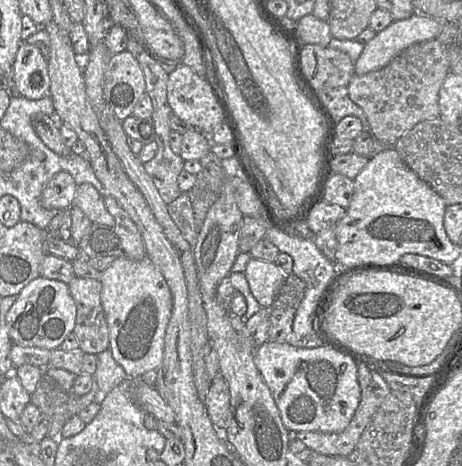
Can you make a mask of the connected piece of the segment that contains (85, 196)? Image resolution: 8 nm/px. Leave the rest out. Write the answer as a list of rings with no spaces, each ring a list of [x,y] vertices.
[[[90,183],[77,185],[73,205],[79,207],[91,222],[114,224],[113,216],[105,207],[103,195]]]

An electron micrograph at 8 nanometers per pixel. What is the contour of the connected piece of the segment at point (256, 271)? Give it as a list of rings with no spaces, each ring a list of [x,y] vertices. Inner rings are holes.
[[[251,258],[244,271],[251,293],[261,307],[269,307],[284,283],[286,277],[274,263]]]

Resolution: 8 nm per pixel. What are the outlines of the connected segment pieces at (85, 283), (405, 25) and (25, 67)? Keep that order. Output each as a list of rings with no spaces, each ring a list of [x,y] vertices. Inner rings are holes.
[[[76,276],[67,285],[76,304],[72,333],[83,353],[97,355],[109,348],[109,330],[100,300],[102,284]]]
[[[413,14],[406,19],[394,20],[365,44],[355,63],[355,75],[383,68],[405,48],[417,42],[436,39],[440,32],[441,22],[432,16]]]
[[[22,41],[12,65],[12,74],[16,94],[29,100],[38,100],[48,94],[48,63],[38,48]]]

